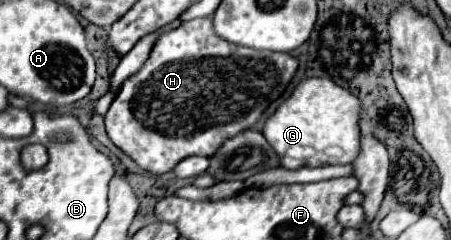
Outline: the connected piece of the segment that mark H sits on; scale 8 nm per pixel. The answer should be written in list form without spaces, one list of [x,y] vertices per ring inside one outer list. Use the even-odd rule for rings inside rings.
[[[211,18],[183,22],[179,28],[163,34],[151,50],[143,68],[129,76],[105,114],[105,128],[111,142],[121,148],[143,170],[165,174],[187,156],[211,156],[231,136],[251,128],[263,110],[281,96],[297,70],[297,60],[283,52],[261,52],[235,46],[213,32]]]

